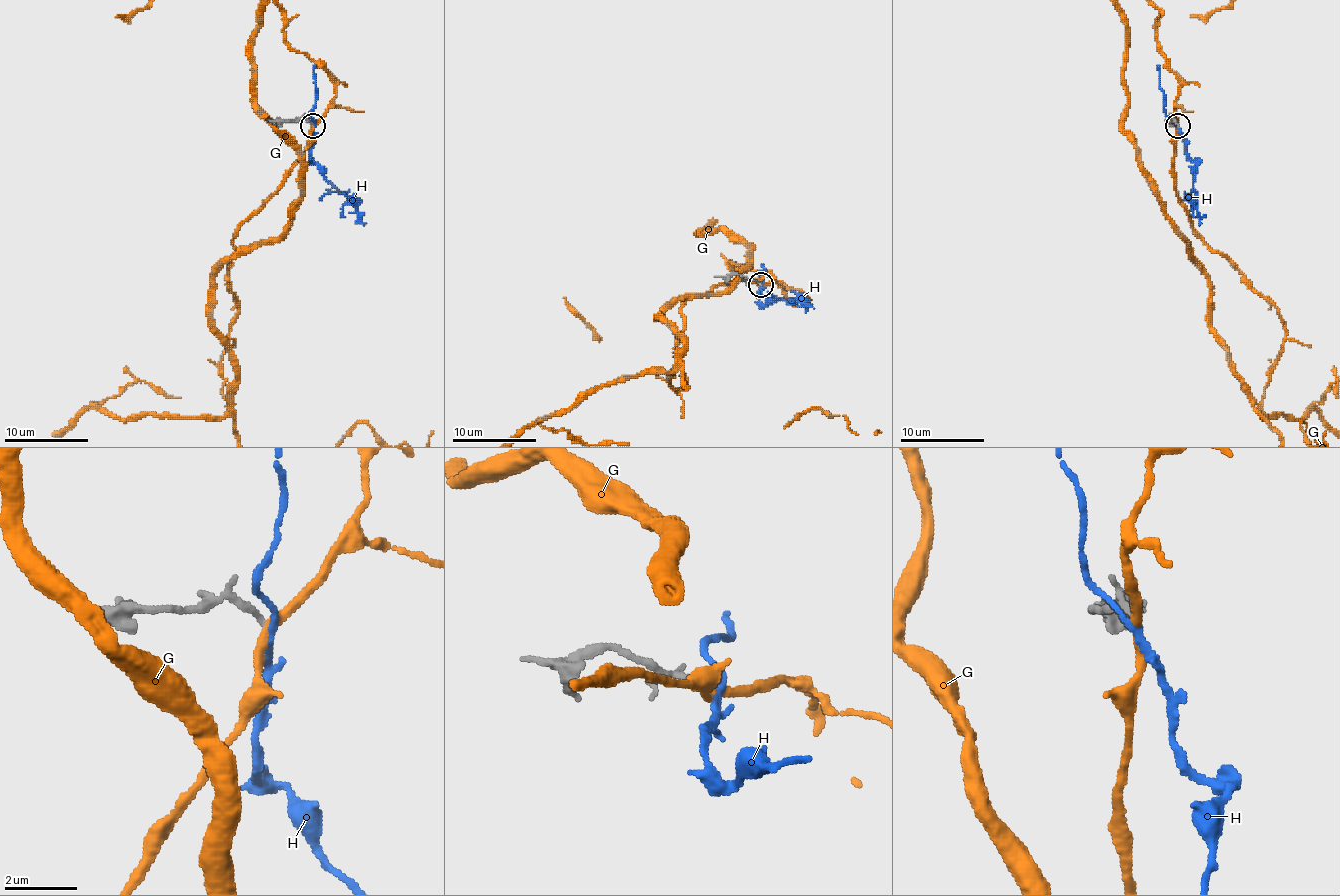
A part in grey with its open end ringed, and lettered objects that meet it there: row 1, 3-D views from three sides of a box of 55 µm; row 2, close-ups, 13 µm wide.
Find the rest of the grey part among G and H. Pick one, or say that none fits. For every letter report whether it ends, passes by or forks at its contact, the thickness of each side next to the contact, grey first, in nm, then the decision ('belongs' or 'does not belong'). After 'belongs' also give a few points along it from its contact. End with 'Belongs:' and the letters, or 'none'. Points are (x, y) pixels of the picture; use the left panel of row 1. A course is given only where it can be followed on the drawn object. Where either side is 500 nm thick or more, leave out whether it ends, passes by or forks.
G: it passes by; 170 nm thick on the grey side, 240 nm on the other; does not belong
H: it passes by; 170 nm thick on the grey side, 180 nm on the other; belongs; it runs (313, 124), (311, 160), (365, 223)
Belongs: H

